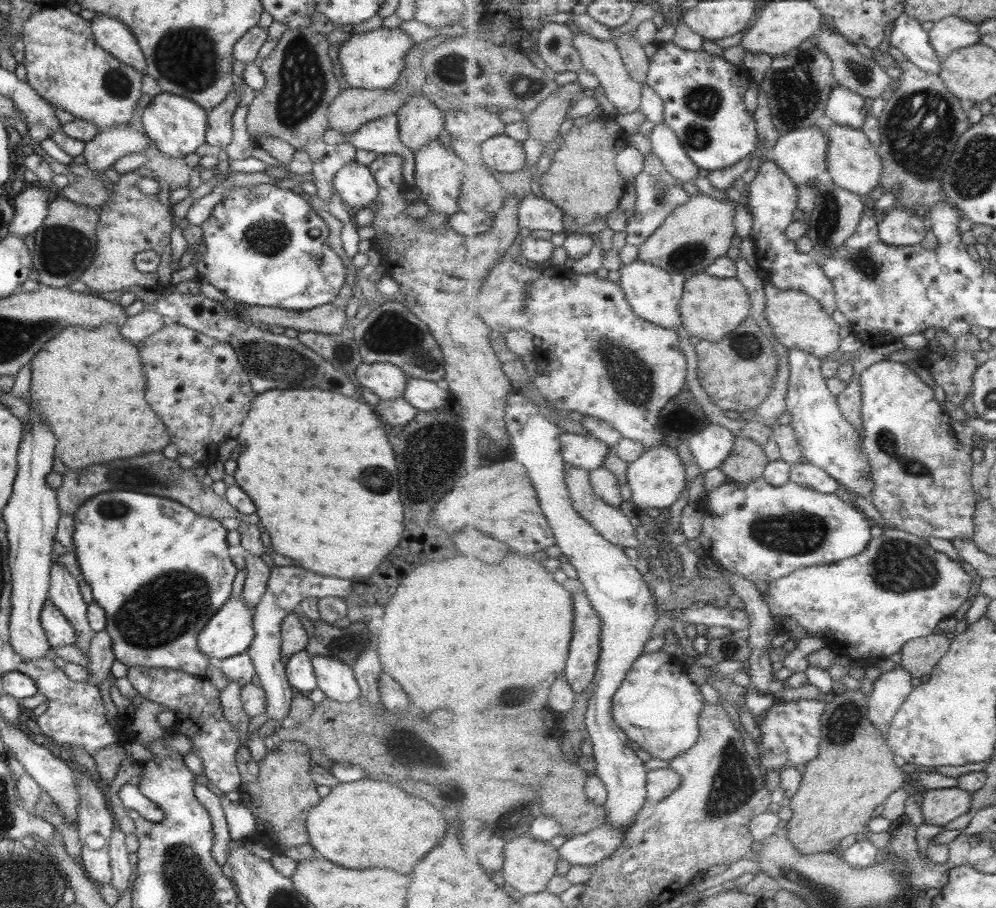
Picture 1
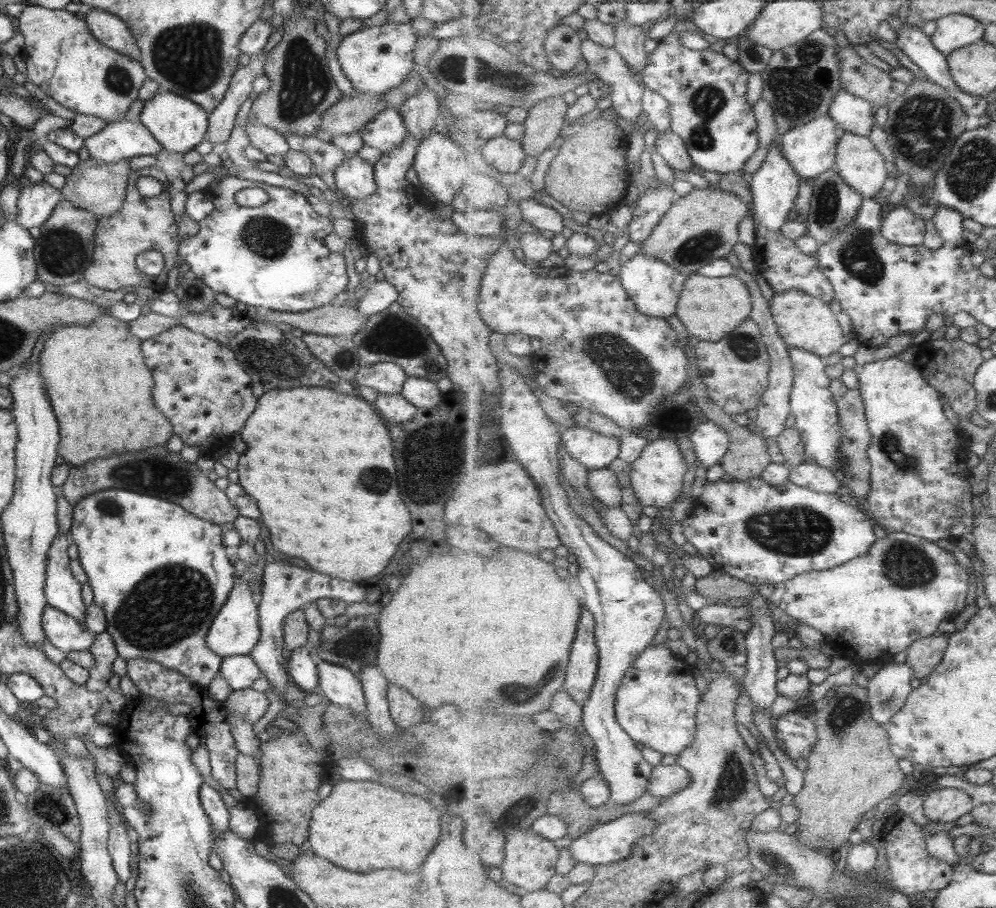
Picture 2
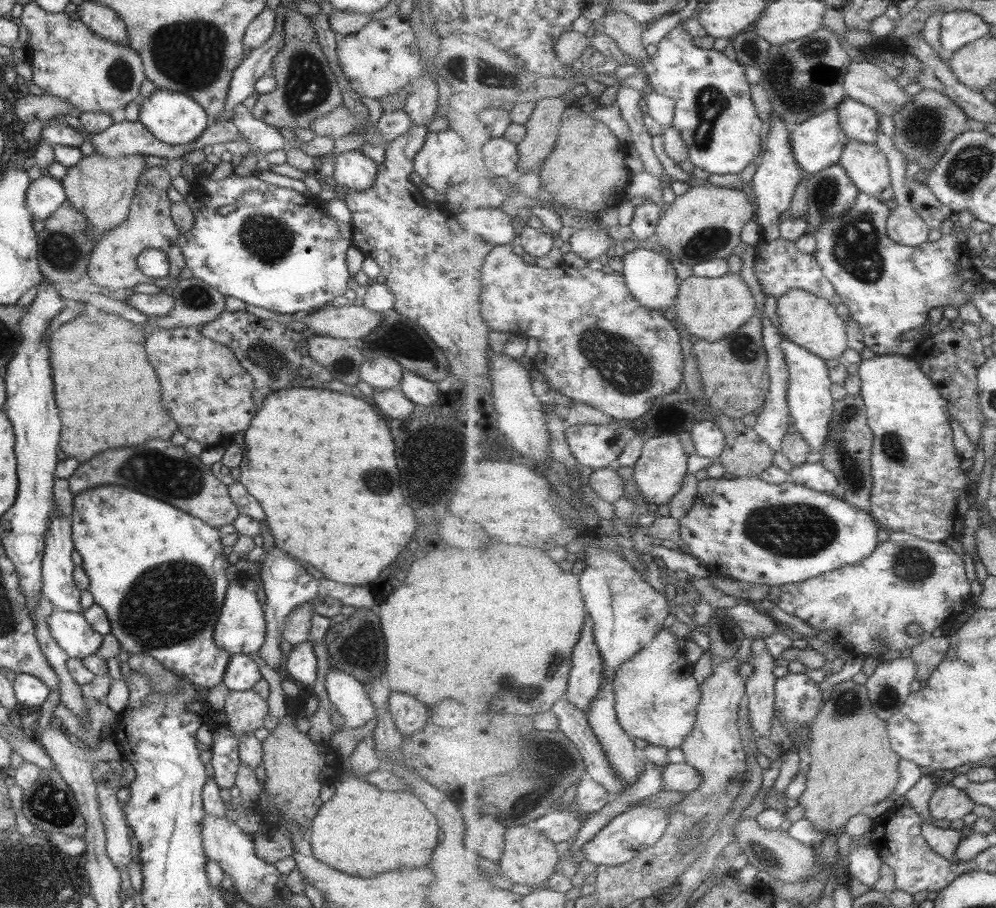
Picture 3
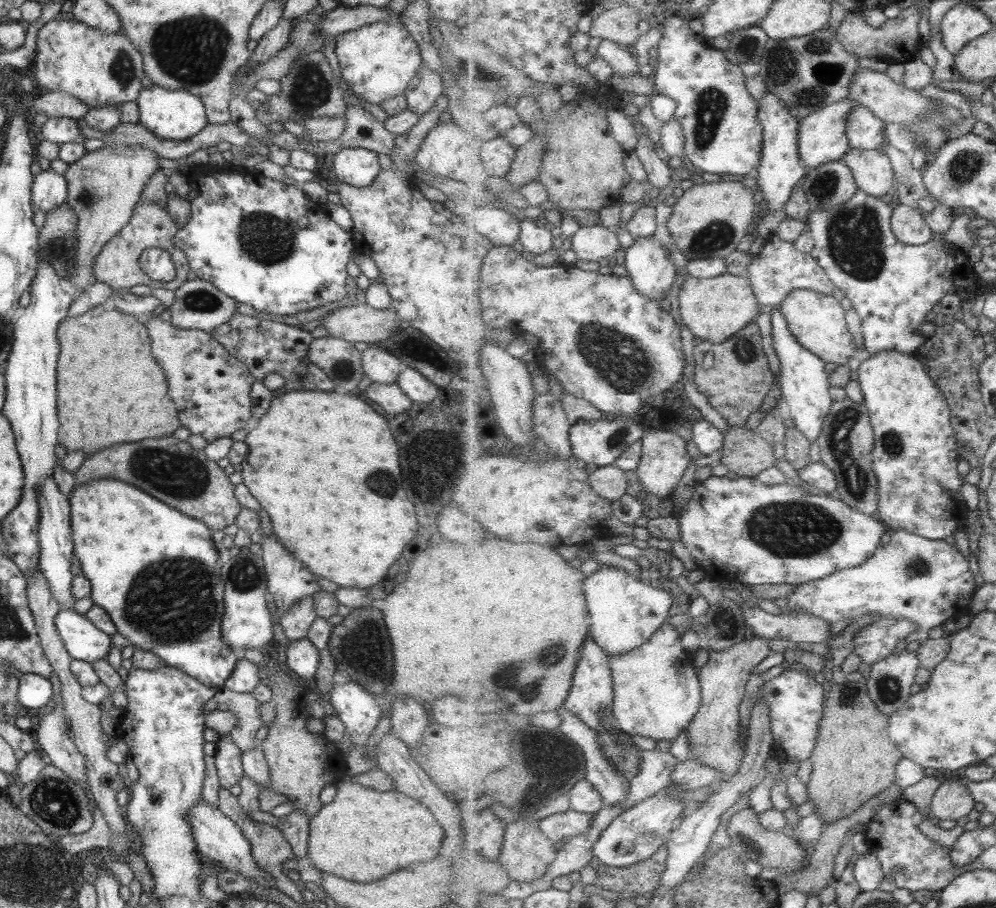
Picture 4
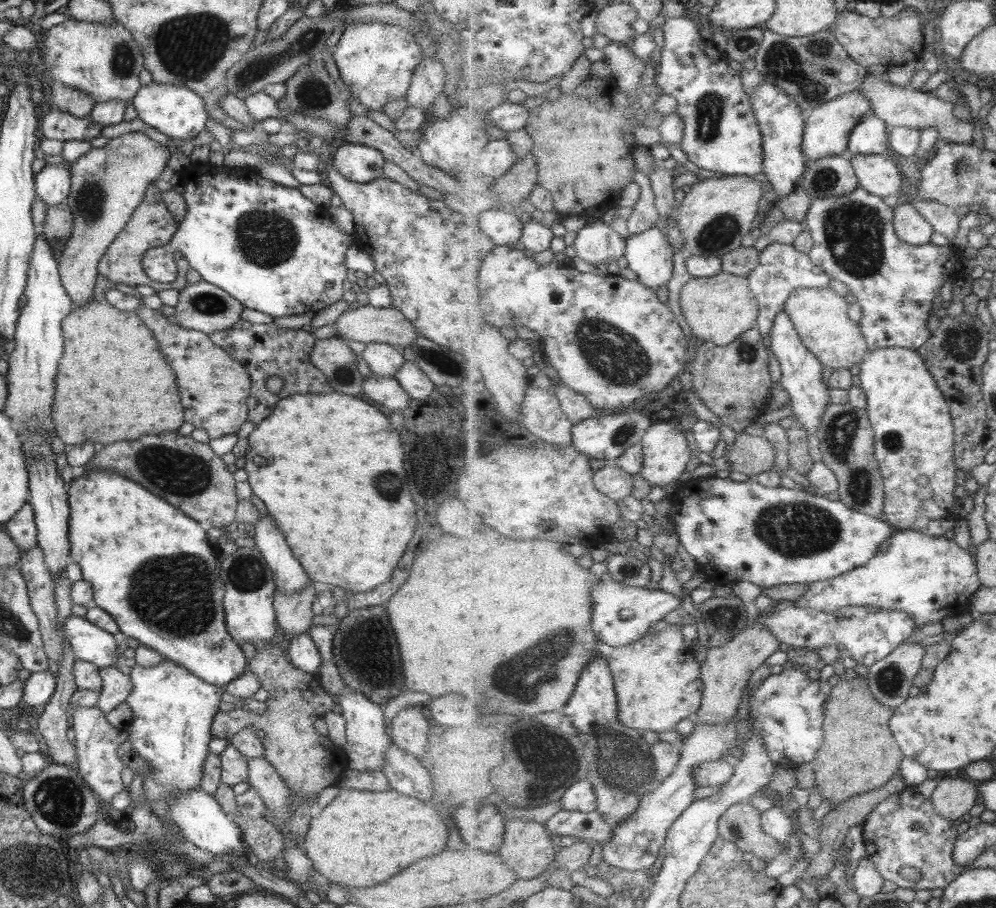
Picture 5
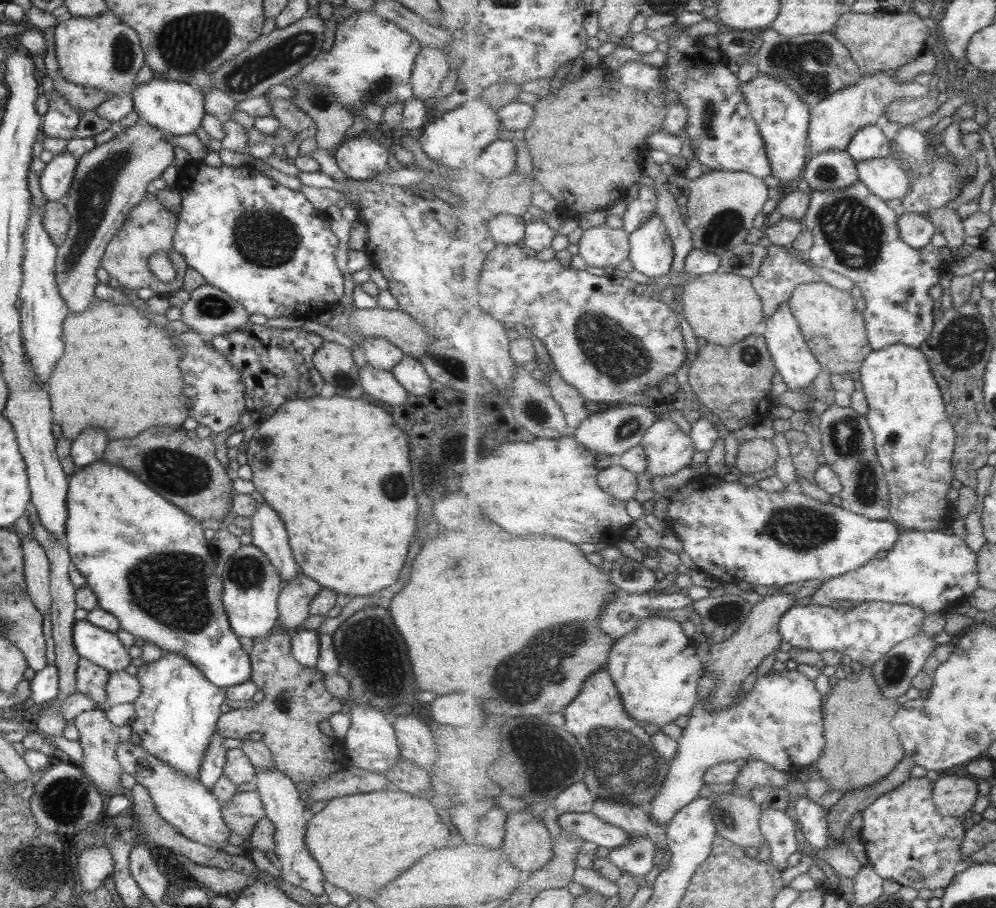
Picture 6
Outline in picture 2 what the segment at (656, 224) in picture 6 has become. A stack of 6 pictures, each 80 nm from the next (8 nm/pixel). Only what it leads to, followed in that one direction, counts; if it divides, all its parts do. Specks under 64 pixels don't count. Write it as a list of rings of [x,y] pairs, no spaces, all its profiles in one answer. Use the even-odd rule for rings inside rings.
[[[640,252],[633,258],[622,261],[619,277],[625,290],[627,290],[641,312],[647,316],[669,318],[669,316],[673,316],[677,312],[680,296],[684,291],[684,284],[688,276],[673,268],[664,260],[659,260],[654,256]]]

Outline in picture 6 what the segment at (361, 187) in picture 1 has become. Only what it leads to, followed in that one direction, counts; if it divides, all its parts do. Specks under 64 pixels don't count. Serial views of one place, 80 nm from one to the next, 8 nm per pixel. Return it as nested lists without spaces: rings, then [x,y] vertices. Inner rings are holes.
[[[353,137],[335,148],[333,158],[339,170],[354,181],[368,181],[374,176],[386,175],[389,151],[378,140]]]

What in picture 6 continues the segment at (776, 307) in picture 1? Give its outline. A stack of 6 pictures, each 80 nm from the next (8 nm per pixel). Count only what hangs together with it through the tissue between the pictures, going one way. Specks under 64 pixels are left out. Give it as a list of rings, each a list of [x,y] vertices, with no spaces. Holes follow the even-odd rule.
[[[824,281],[811,282],[800,284],[788,301],[793,314],[800,321],[804,339],[820,361],[823,371],[831,375],[843,374],[859,371],[864,366],[865,359],[874,348],[868,339],[864,315],[855,311],[857,299],[853,299],[849,290],[837,289]]]

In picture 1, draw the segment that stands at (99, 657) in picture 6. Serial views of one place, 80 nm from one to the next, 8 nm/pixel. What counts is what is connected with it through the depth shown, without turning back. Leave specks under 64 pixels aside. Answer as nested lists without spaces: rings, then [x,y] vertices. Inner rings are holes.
[[[45,599],[41,607],[40,625],[50,647],[74,646],[76,638],[74,638],[72,626],[49,599]]]

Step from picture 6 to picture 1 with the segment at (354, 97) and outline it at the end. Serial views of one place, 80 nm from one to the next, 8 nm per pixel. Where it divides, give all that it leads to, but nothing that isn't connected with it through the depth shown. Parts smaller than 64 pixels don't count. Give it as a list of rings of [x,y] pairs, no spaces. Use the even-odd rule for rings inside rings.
[[[380,27],[377,30],[371,30],[369,32],[351,34],[349,40],[338,47],[337,58],[339,59],[345,85],[354,89],[384,89],[390,87],[396,82],[399,72],[401,72],[403,64],[405,64],[403,63],[403,58],[411,50],[410,46],[413,44],[409,37],[398,27],[391,29],[383,27],[381,29]]]

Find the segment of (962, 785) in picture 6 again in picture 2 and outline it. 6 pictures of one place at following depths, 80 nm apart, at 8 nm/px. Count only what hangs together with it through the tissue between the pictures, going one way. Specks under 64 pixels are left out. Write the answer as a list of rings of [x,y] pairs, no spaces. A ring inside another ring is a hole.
[[[938,788],[923,800],[923,809],[929,822],[953,822],[980,803],[960,788]]]

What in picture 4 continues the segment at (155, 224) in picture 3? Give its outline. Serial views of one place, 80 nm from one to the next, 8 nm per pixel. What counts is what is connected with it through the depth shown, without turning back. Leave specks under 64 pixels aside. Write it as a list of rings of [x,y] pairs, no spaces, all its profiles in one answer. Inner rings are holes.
[[[157,167],[142,187],[139,200],[134,204],[132,215],[107,242],[101,250],[92,258],[92,275],[96,282],[107,284],[114,291],[126,291],[135,284],[144,284],[153,288],[170,288],[174,291],[187,278],[188,262],[184,252],[173,244],[173,237],[176,233],[177,225],[169,218],[166,211],[167,194],[164,191],[165,179],[161,168]],[[146,248],[162,248],[170,254],[175,276],[168,284],[163,281],[151,280],[138,267],[138,256]]]

